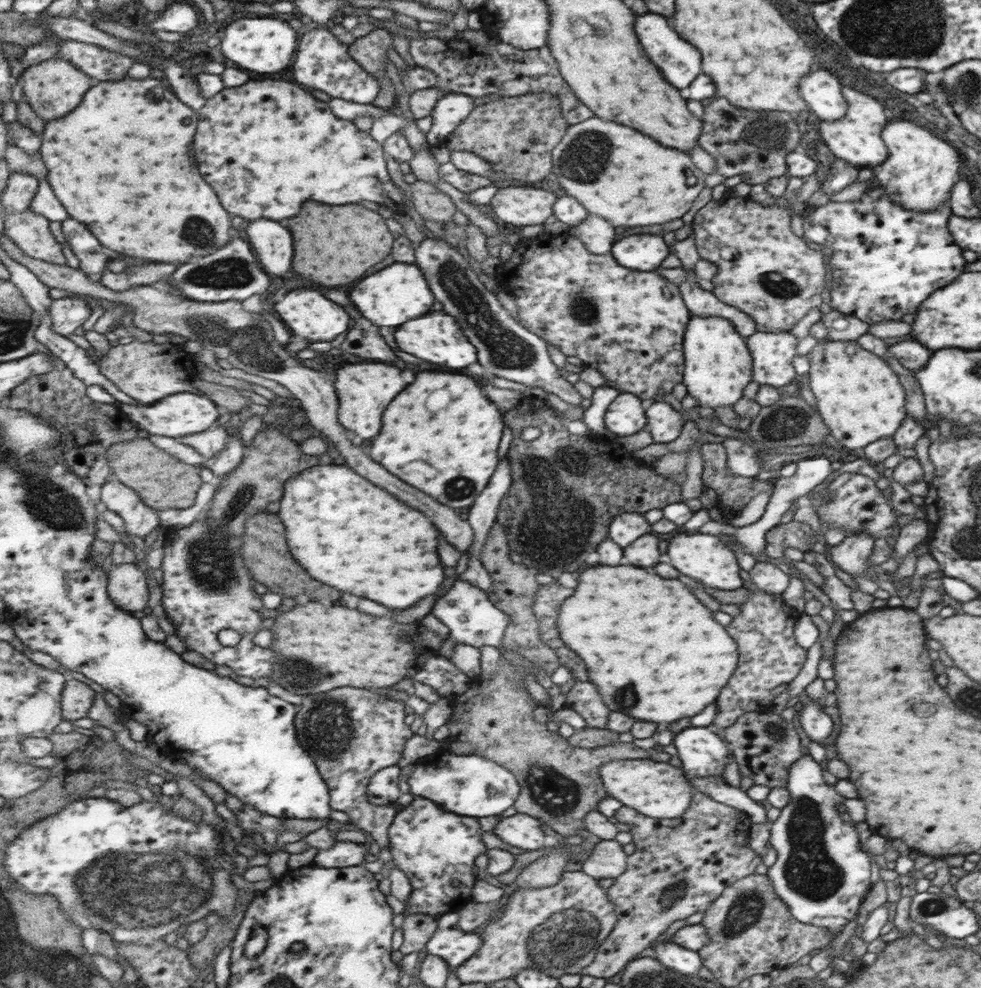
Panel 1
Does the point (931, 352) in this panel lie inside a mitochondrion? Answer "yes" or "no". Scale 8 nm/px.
no

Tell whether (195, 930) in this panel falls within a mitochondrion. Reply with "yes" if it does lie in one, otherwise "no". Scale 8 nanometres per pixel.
yes

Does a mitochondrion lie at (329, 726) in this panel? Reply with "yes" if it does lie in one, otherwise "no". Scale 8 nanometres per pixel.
yes

